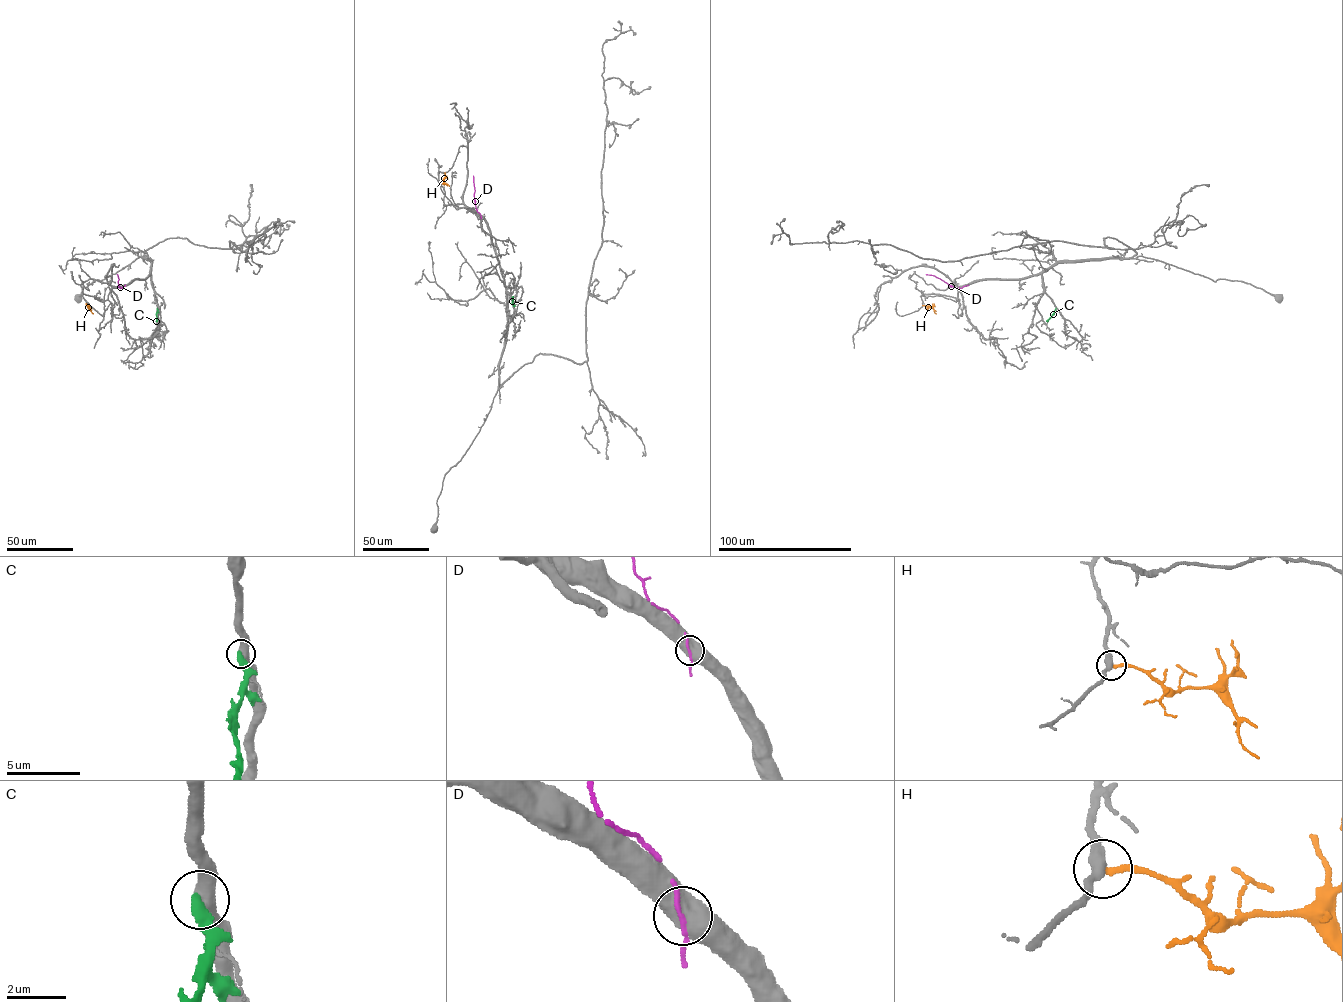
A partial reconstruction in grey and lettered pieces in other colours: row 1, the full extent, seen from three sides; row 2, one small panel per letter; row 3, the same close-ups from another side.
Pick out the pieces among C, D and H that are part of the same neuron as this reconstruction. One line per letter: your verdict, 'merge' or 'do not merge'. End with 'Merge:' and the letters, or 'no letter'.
C: do not merge
D: do not merge
H: do not merge
Merge: no letter

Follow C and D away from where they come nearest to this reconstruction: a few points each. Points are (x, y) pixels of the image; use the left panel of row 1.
C: (157, 308), (156, 322)
D: (125, 286), (119, 287), (117, 274)

